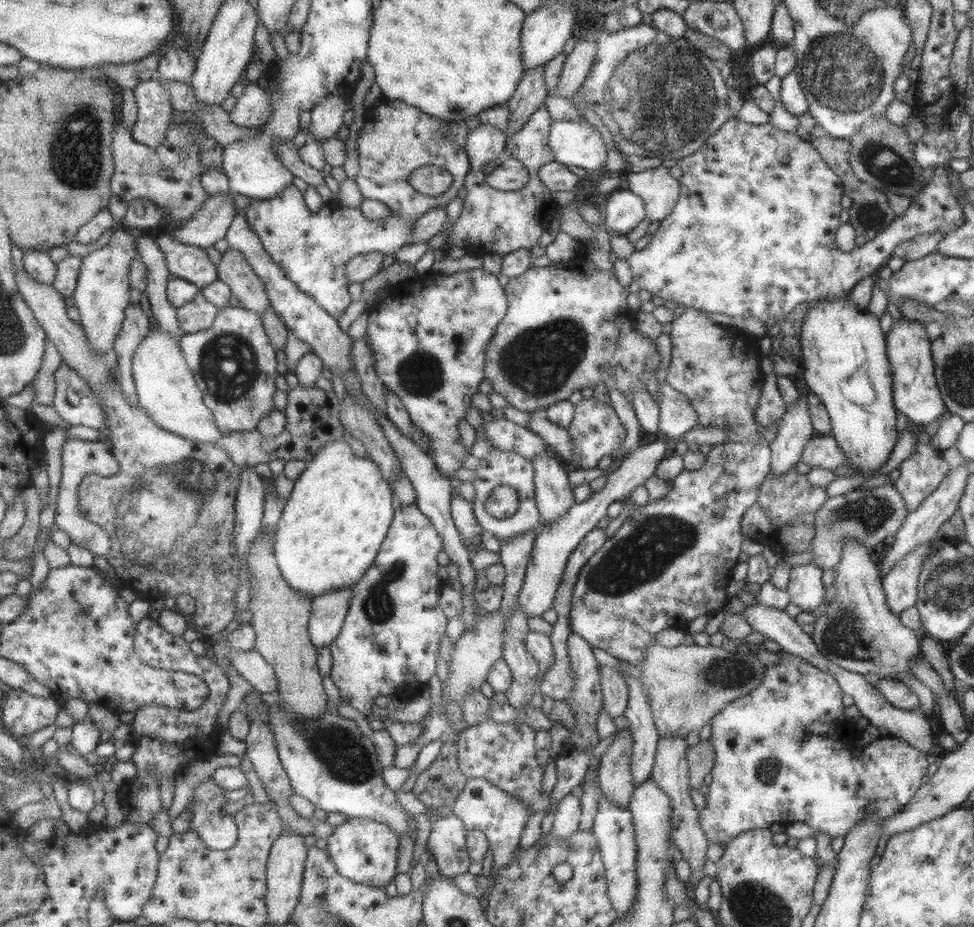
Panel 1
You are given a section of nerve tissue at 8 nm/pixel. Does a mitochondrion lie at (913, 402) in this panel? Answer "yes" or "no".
no

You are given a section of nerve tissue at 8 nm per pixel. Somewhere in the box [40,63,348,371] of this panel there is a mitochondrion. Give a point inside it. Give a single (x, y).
(77, 145)

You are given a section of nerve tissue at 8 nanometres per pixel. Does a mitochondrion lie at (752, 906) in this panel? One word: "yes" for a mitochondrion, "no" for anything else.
yes

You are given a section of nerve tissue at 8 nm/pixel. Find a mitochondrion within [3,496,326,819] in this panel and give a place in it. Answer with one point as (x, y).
(148, 561)

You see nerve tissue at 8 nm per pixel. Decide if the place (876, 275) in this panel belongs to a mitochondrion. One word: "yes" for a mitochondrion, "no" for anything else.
no

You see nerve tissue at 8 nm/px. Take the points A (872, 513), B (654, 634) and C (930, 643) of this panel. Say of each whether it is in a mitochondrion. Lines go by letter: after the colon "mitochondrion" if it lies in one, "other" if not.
A: mitochondrion
B: other
C: other

